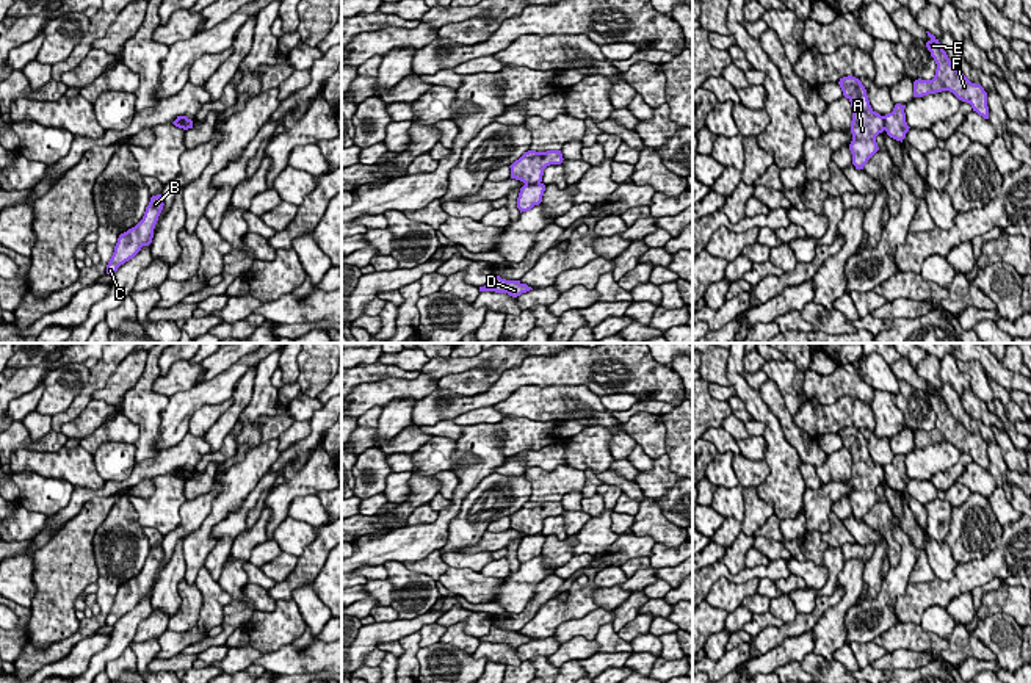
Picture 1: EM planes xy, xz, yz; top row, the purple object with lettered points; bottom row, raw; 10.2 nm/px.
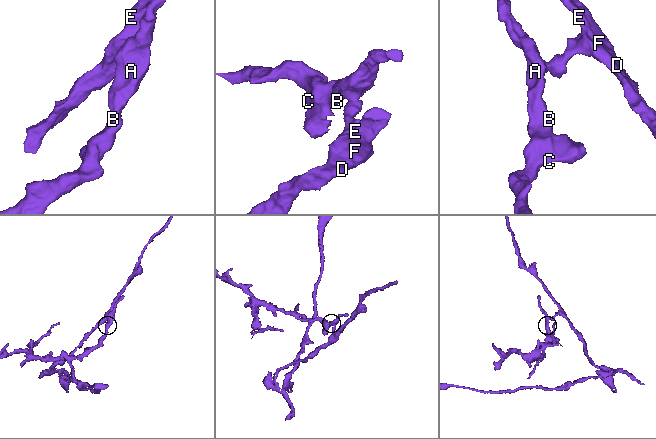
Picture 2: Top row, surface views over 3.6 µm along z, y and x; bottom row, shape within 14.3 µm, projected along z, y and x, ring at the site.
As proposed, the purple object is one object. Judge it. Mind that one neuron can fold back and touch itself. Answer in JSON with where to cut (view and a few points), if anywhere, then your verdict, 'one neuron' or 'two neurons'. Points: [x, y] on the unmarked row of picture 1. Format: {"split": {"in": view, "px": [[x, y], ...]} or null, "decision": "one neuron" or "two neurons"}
{"split": {"in": "xz", "px": [[539, 533], [525, 536]]}, "decision": "two neurons"}

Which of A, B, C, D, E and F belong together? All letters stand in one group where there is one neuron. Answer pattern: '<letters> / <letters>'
A B C / D E F

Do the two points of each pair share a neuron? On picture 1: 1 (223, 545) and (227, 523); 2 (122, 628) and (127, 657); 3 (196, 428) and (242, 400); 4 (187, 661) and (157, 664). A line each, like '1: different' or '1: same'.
1: different
2: different
3: different
4: same

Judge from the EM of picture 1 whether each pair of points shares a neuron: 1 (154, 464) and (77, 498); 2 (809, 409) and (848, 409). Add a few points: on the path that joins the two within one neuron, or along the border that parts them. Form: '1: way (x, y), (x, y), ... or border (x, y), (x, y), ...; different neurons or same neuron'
1: way (135, 478), (96, 494); same neuron
2: way (818, 412), (839, 412); same neuron

